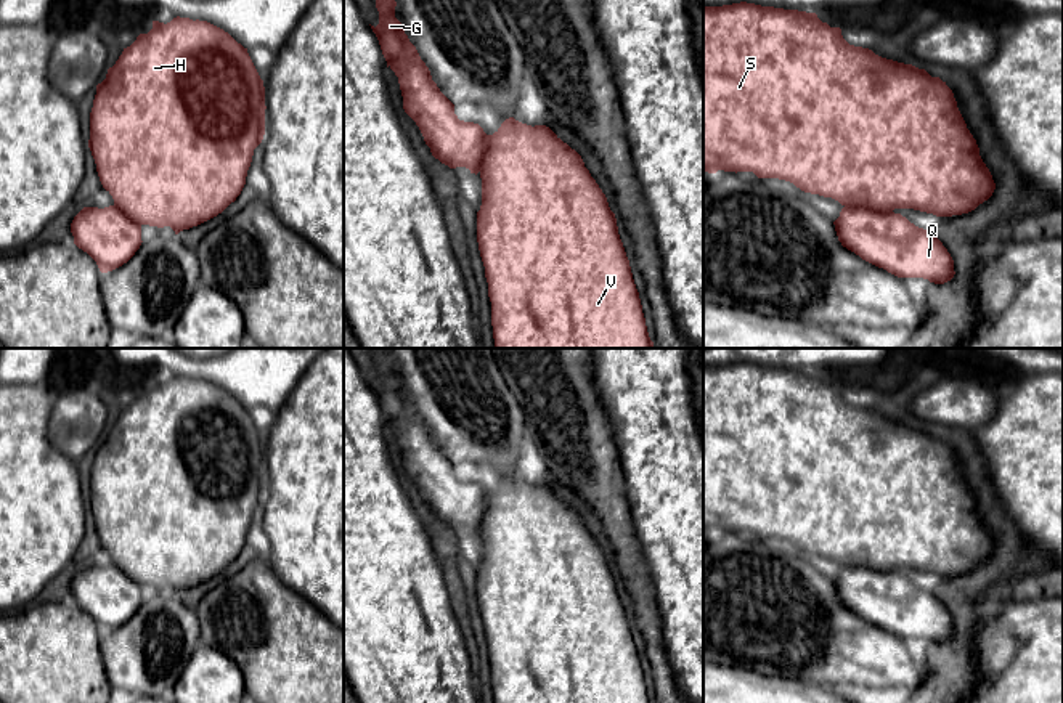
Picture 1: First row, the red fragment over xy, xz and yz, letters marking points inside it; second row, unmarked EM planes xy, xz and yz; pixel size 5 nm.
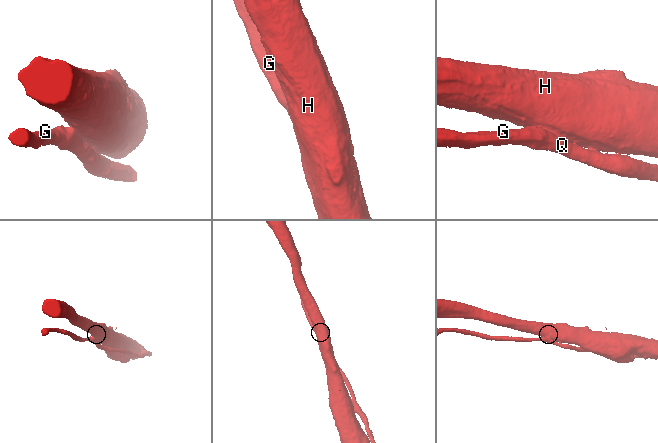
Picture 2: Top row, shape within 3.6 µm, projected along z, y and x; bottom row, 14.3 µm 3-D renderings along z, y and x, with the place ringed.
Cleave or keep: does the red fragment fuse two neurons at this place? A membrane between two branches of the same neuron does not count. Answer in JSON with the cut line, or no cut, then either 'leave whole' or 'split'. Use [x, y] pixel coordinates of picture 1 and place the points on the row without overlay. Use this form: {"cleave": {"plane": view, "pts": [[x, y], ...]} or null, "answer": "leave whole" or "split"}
{"cleave": {"plane": "yz", "pts": [[845, 565], [866, 565], [891, 572]]}, "answer": "split"}

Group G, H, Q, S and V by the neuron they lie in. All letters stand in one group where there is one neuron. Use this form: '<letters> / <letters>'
G Q / H S V

